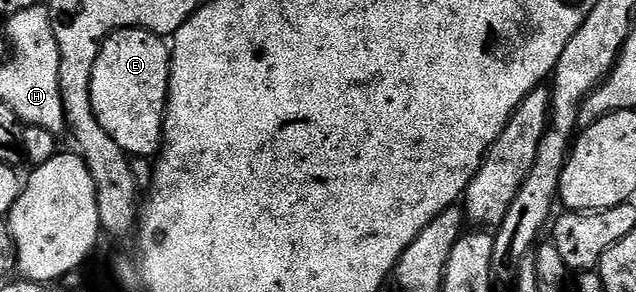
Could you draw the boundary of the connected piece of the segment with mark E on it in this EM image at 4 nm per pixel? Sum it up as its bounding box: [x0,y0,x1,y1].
[91,28,170,157]

